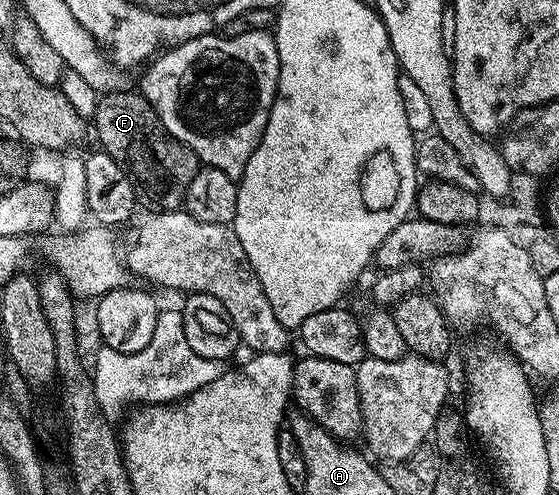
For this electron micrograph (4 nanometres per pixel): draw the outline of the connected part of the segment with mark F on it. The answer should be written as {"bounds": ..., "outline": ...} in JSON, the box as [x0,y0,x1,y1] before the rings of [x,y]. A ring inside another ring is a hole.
{"bounds":[92,89,200,212],"outline":[[[123,89],[107,90],[98,95],[95,115],[92,118],[92,131],[98,134],[97,146],[106,151],[134,180],[135,192],[147,203],[154,207],[155,212],[176,211],[183,206],[186,190],[200,168],[199,161],[180,141],[176,141],[162,128],[157,113],[148,105],[148,101],[137,90],[122,91]]]}

